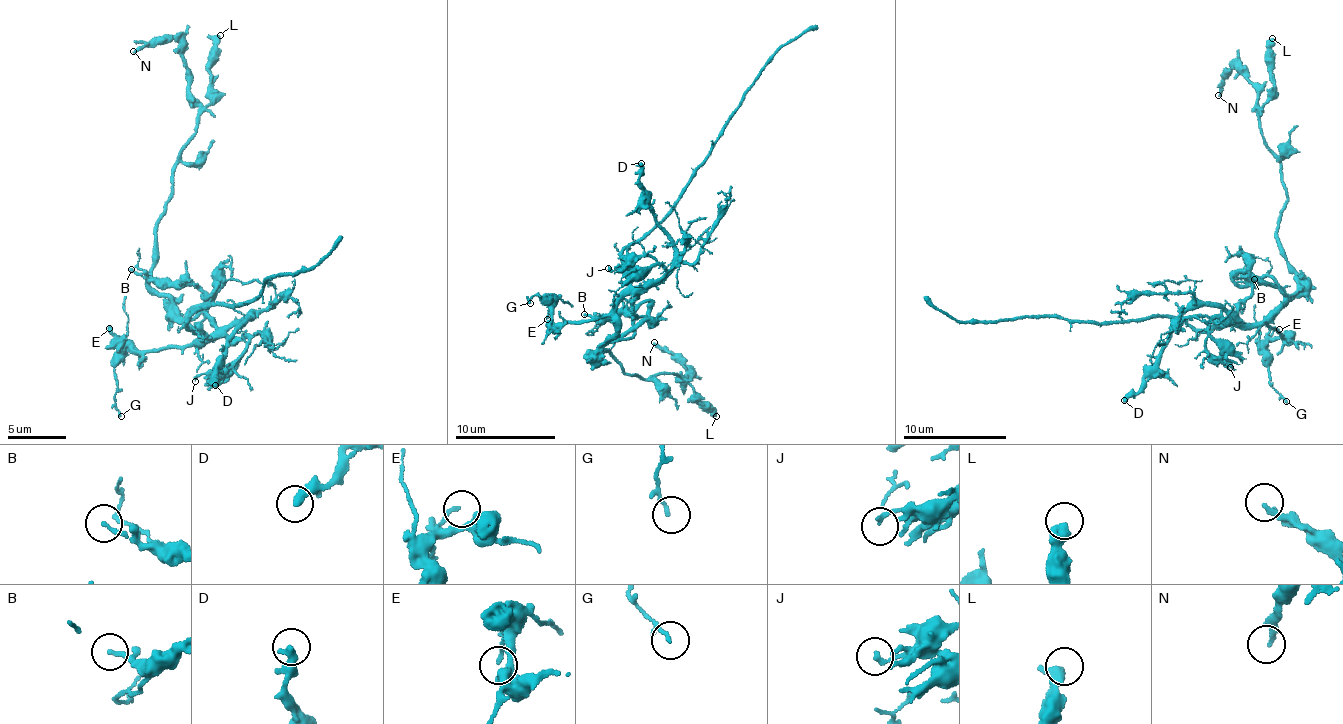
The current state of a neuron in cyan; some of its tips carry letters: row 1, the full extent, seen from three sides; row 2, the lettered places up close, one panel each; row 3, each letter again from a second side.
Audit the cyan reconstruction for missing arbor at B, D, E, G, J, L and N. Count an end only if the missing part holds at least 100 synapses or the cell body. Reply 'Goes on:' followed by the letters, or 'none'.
Goes on: none

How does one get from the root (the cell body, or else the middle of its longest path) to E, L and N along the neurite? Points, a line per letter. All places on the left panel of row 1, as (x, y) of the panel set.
E: (197, 340), (175, 348), (133, 352), (109, 328)
L: (197, 340), (201, 336), (149, 279), (172, 168), (195, 130), (197, 113), (211, 101), (210, 49), (220, 35)
N: (197, 340), (201, 336), (149, 285), (172, 168), (197, 124), (189, 73), (175, 40), (158, 38), (133, 51)

